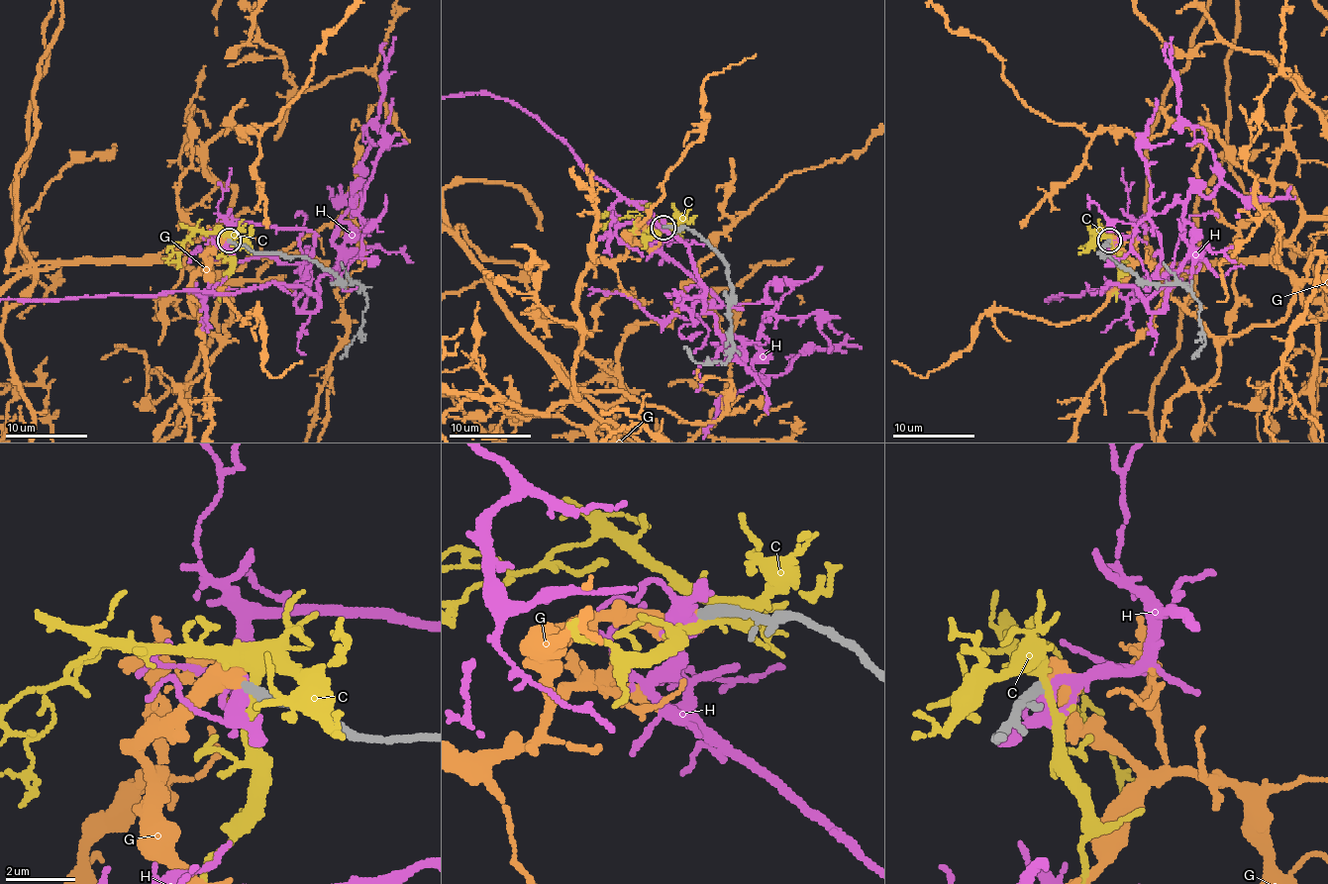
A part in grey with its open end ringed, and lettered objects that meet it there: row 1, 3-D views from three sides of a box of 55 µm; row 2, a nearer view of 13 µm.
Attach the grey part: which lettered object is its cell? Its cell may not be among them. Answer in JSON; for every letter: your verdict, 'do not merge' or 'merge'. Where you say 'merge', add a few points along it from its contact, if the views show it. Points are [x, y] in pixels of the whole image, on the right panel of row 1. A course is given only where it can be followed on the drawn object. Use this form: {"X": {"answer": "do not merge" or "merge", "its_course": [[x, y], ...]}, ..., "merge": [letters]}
{"C": {"answer": "do not merge"}, "G": {"answer": "merge"}, "H": {"answer": "do not merge"}, "merge": ["G"]}

